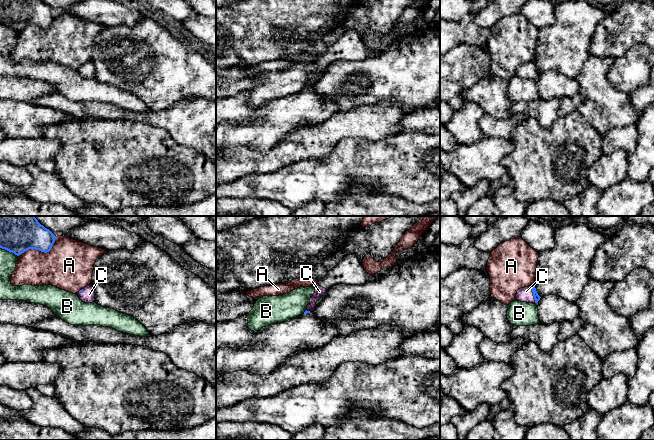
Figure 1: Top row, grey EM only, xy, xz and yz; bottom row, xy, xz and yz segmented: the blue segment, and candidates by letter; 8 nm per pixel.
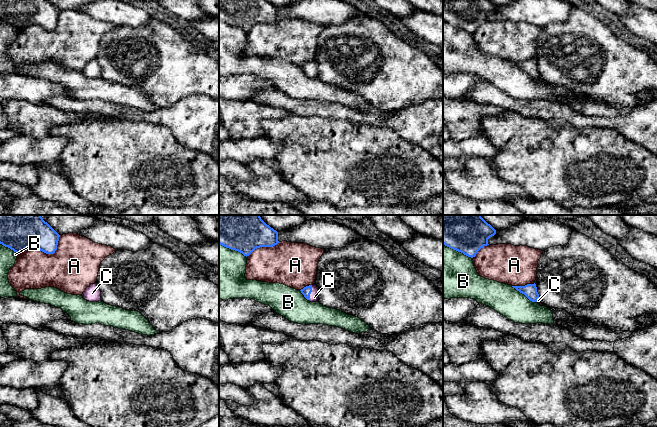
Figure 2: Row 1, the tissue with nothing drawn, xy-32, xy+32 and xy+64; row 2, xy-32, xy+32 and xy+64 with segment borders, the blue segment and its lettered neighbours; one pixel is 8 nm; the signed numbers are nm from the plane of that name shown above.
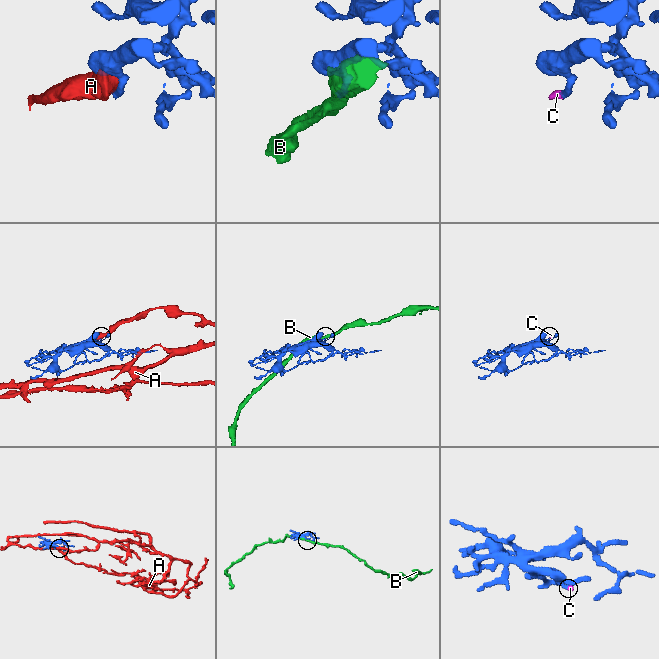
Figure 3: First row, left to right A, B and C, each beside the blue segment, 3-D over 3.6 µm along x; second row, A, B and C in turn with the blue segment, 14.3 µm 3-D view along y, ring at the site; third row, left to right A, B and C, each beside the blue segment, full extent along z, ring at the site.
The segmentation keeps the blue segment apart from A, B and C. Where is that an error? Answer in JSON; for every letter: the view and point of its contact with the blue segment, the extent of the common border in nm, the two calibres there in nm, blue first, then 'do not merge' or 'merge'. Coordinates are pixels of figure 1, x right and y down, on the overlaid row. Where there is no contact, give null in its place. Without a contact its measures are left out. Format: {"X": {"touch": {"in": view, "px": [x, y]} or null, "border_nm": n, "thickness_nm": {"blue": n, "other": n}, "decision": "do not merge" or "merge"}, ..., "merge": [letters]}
{"A": {"touch": {"in": "xy", "px": [40, 250]}, "border_nm": 340, "thickness_nm": {"blue": 320, "other": 380}, "decision": "do not merge"}, "B": {"touch": {"in": "xy", "px": [9, 251]}, "border_nm": 160, "thickness_nm": {"blue": 320, "other": 130}, "decision": "do not merge"}, "C": {"touch": {"in": "yz", "px": [533, 295]}, "border_nm": 150, "thickness_nm": {"blue": 50, "other": 120}, "decision": "merge"}, "merge": ["C"]}

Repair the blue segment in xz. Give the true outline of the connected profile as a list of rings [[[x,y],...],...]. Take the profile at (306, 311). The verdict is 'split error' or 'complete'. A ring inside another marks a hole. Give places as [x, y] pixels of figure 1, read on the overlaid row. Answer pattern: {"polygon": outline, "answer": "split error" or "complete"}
{"polygon": [[[354,254],[345,256],[327,276],[319,280],[315,285],[315,293],[310,298],[310,303],[304,314],[314,311],[316,302],[327,292],[333,285],[361,285],[366,282],[377,280],[373,275],[368,274],[362,267],[360,261]]], "answer": "split error"}

